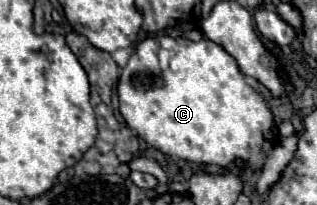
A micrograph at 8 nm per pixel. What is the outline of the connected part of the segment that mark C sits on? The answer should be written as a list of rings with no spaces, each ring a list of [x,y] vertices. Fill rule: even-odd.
[[[163,35],[157,38],[149,37],[145,39],[145,41],[141,41],[141,43],[137,45],[135,53],[131,55],[129,63],[123,67],[123,73],[121,73],[119,85],[117,85],[117,93],[119,93],[119,103],[121,103],[119,111],[121,111],[123,119],[127,121],[127,125],[129,125],[131,129],[135,129],[141,139],[145,139],[149,145],[153,145],[155,149],[159,149],[159,151],[165,153],[165,155],[179,157],[179,159],[185,159],[185,161],[191,161],[191,163],[215,163],[215,165],[229,165],[229,163],[235,161],[235,159],[245,159],[251,169],[261,169],[261,165],[263,165],[263,161],[265,161],[265,157],[267,157],[267,153],[273,149],[273,143],[271,143],[271,141],[275,141],[275,133],[271,131],[271,127],[273,127],[273,115],[271,115],[271,111],[267,109],[263,97],[261,97],[259,93],[255,93],[255,91],[245,83],[243,73],[239,71],[235,59],[233,59],[223,47],[219,47],[217,43],[213,43],[213,41],[209,41],[209,39],[201,39],[201,41],[193,42]],[[161,49],[173,51],[174,55],[171,57],[171,61],[169,61],[169,69],[157,71],[157,69],[161,69],[161,67],[159,67],[159,51],[161,51]]]

